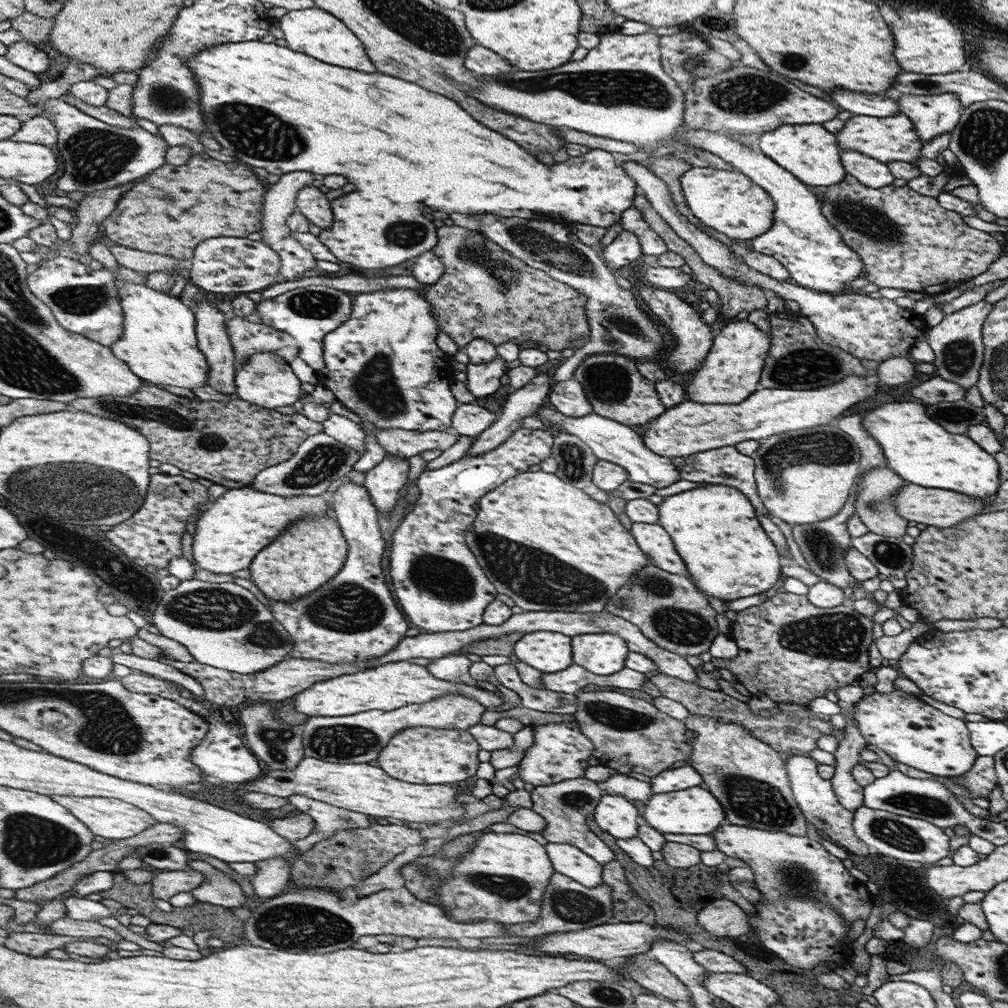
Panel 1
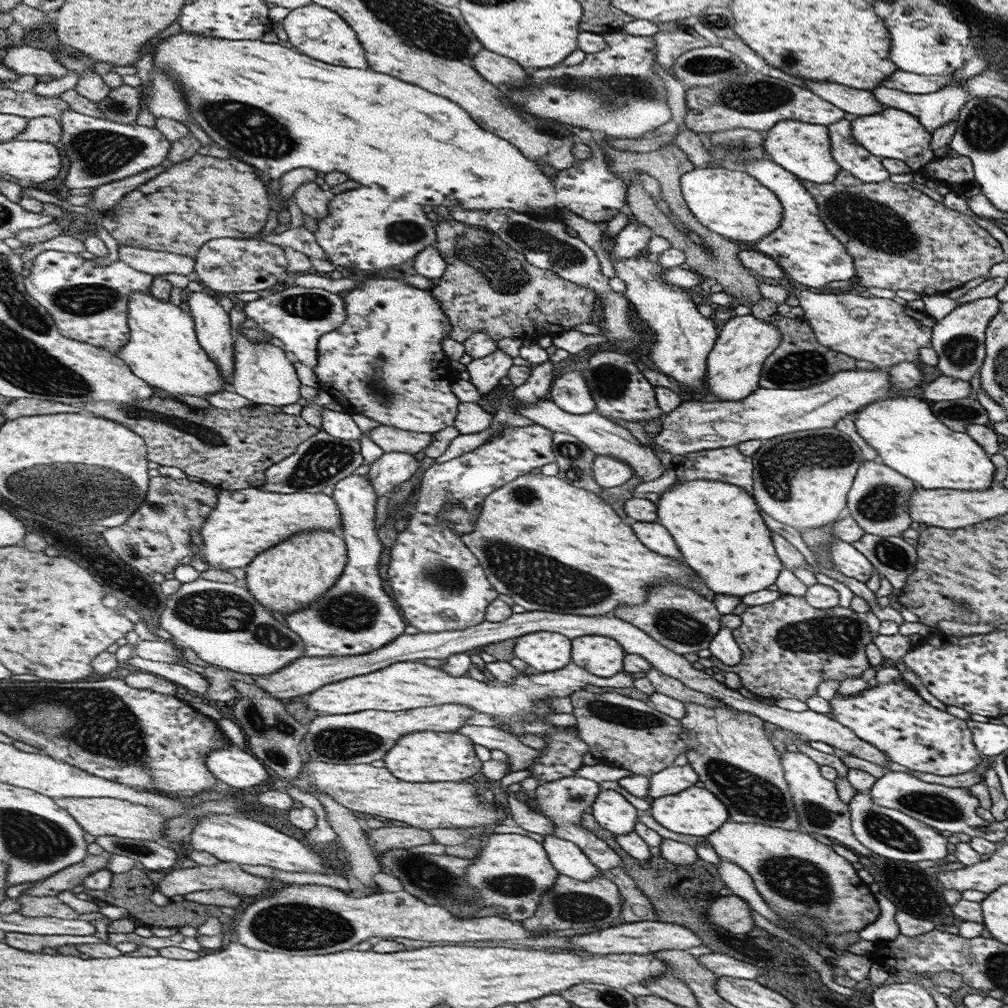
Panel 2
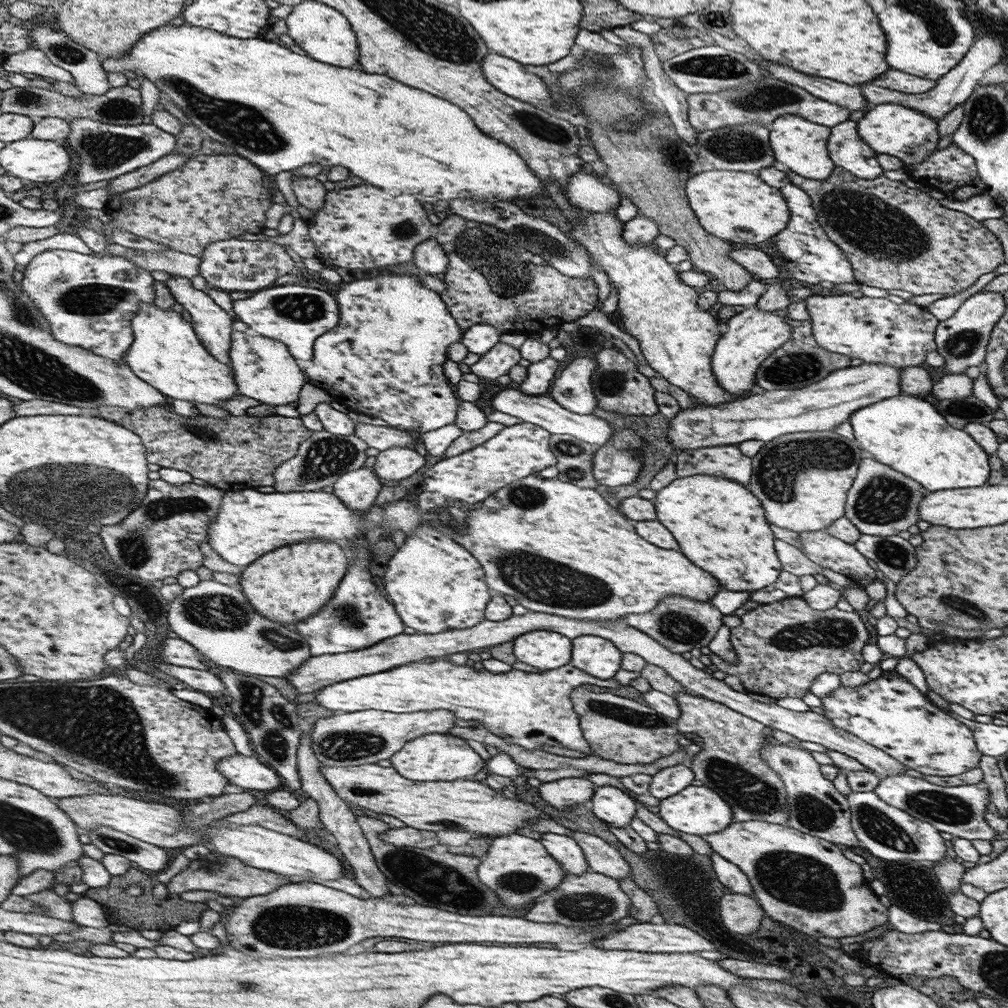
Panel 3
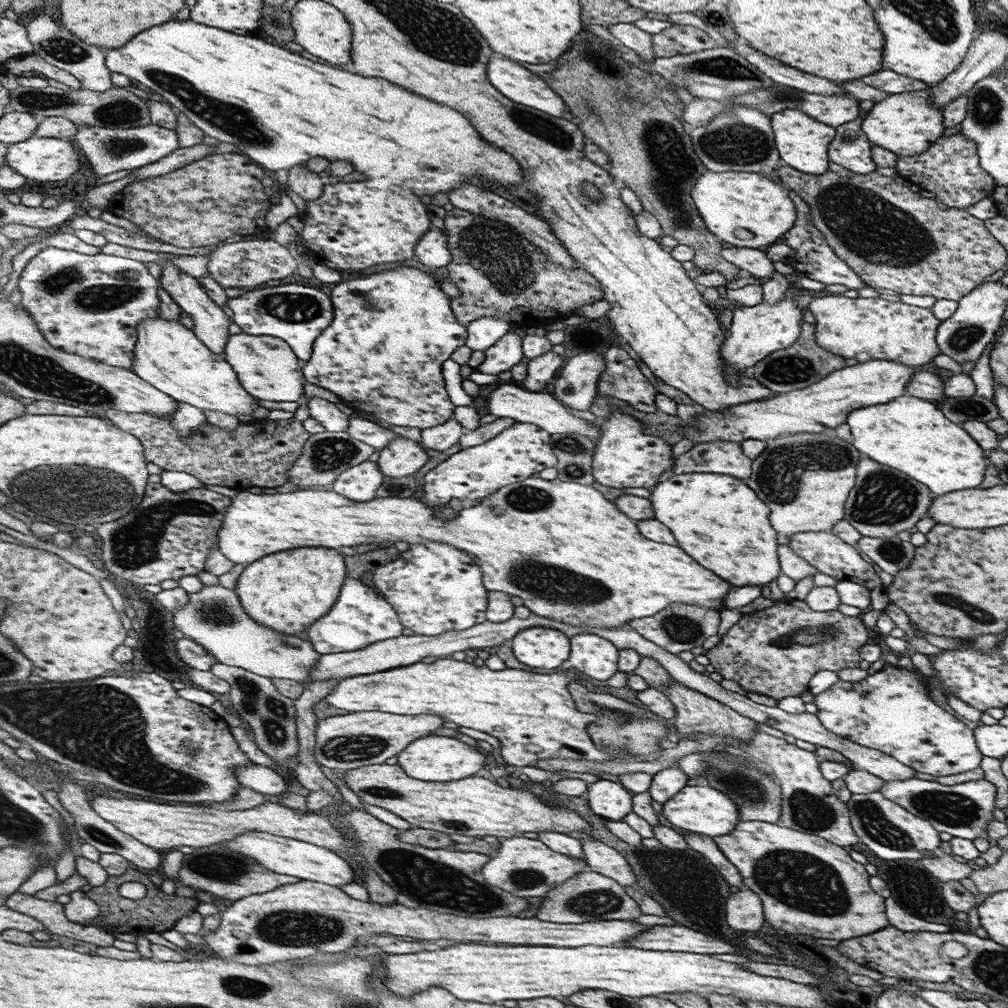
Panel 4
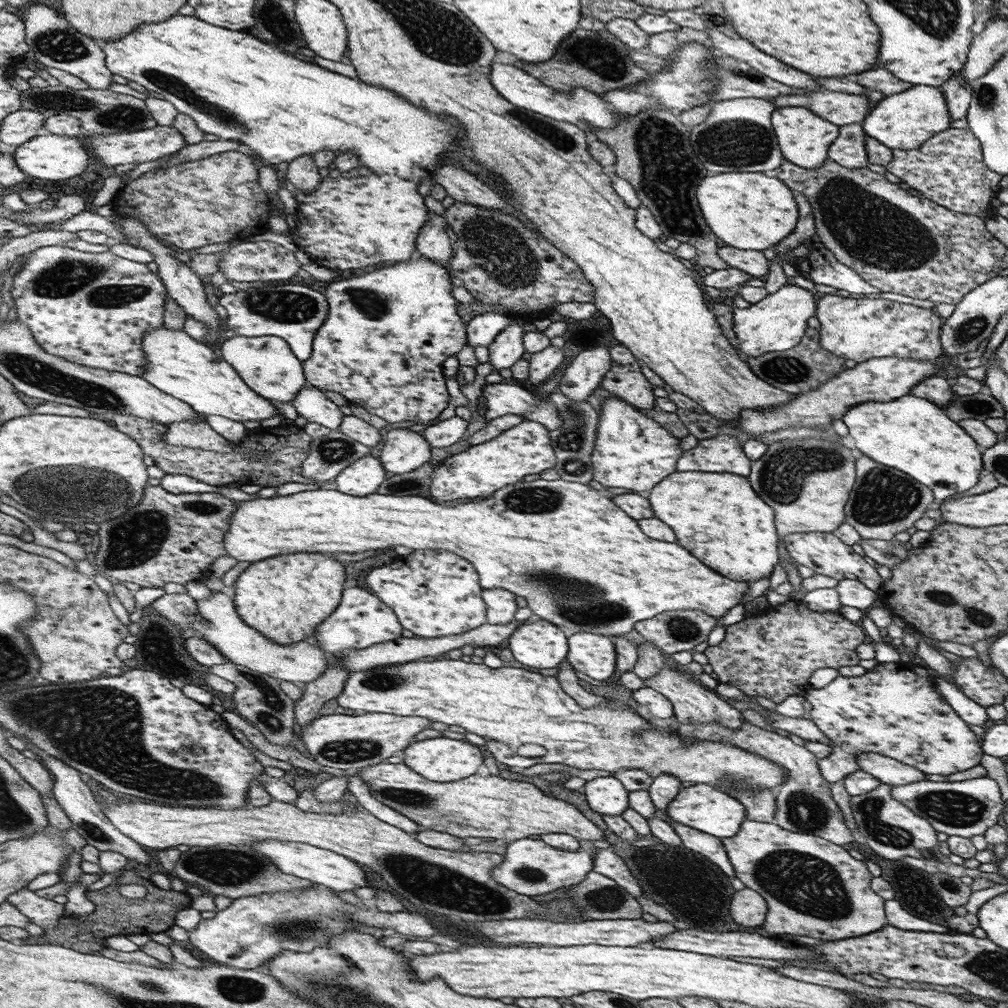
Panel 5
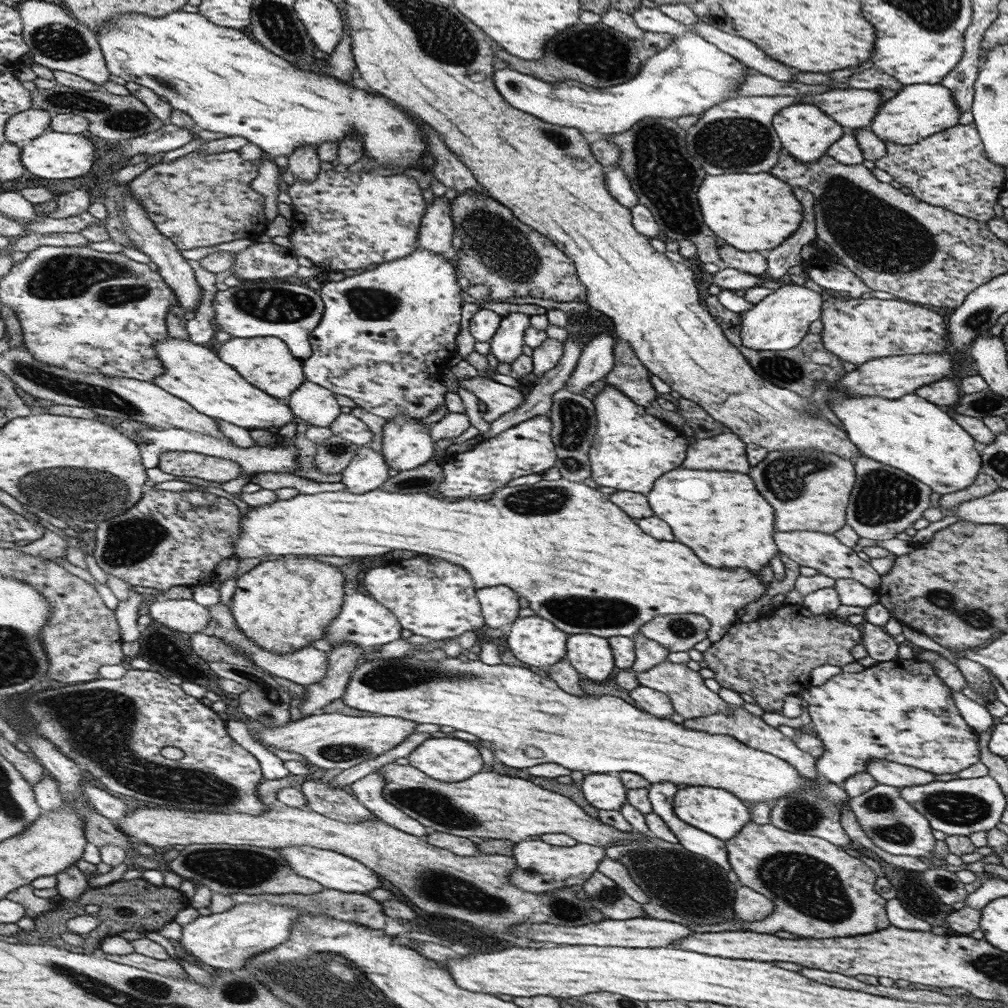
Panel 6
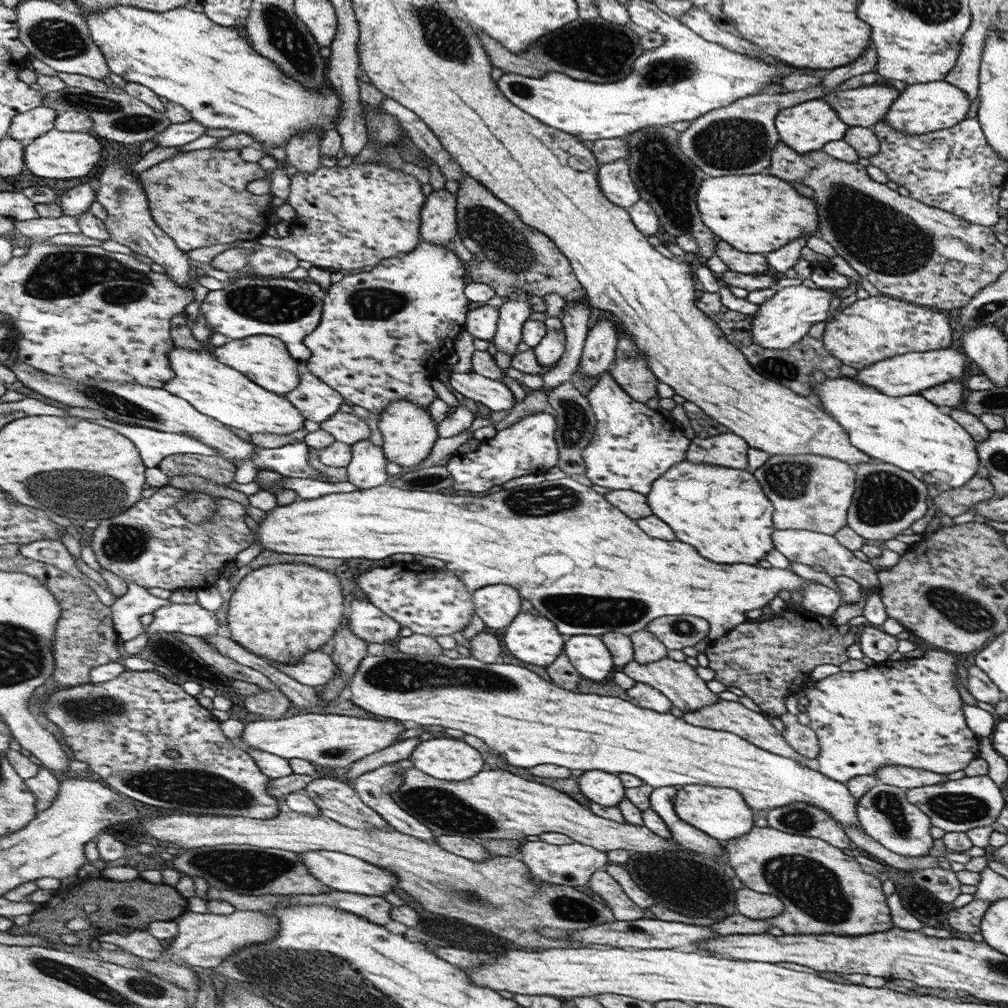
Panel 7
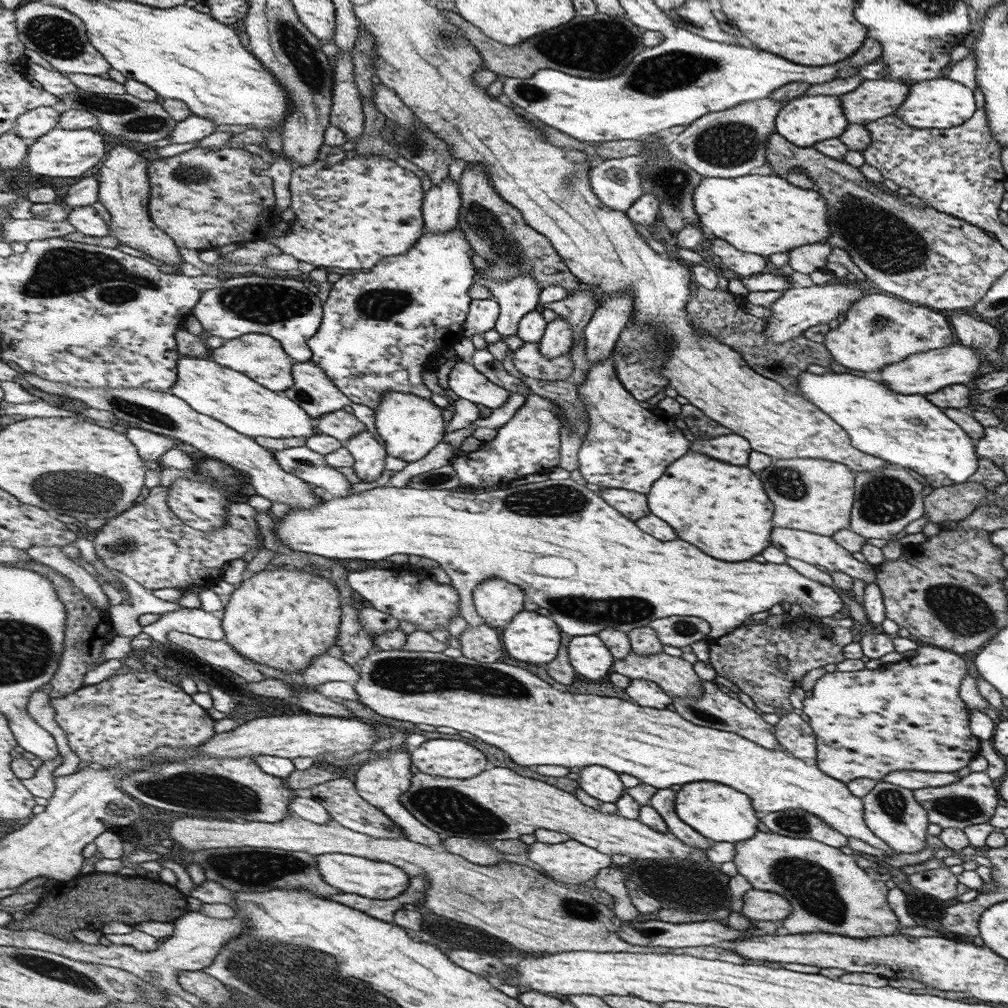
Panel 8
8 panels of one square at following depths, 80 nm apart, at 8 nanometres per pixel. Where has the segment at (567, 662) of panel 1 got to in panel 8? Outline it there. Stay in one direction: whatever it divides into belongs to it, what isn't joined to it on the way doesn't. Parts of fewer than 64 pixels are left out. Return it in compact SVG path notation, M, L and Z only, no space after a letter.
M523 609L502 632L503 648L522 662L546 666L563 646L562 630L550 616Z

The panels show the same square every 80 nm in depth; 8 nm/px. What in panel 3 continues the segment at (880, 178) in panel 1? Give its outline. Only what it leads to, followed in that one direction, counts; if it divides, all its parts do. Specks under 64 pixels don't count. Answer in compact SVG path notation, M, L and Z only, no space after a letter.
M851 119L831 127L827 147L835 166L848 170L853 176L873 179L885 172L878 163L877 152L862 140L857 122Z

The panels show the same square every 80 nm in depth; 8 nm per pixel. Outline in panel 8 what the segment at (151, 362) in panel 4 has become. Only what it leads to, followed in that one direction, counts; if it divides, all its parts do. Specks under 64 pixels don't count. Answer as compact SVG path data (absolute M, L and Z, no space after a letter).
M180 355L178 380L171 388L171 394L182 398L196 412L215 417L252 439L304 437L307 440L315 436L315 420L302 406L284 394L272 392L236 369L220 365L212 358Z

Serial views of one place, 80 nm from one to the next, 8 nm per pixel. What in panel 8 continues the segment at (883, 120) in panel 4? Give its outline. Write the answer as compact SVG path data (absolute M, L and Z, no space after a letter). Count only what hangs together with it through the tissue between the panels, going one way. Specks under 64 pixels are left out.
M942 78L914 83L907 99L896 109L895 115L918 128L952 128L966 123L976 111L974 91L960 81Z

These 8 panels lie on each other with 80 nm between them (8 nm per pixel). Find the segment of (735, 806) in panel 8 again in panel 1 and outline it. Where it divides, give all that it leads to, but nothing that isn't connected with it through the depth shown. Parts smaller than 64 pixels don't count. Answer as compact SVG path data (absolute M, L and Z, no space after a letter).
M702 787L685 788L676 792L653 794L646 806L640 810L641 823L648 824L661 833L668 834L711 834L718 830L726 817L726 809L720 800Z

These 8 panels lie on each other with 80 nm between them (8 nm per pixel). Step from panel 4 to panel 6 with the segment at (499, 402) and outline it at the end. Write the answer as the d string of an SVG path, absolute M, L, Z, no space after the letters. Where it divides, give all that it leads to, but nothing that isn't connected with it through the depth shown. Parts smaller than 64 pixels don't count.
M481 374L474 378L468 378L468 380L459 381L460 387L466 388L468 392L474 394L480 402L486 405L488 412L482 416L490 424L506 412L516 410L526 398L521 390L518 391L518 388L494 382L491 377L482 377Z

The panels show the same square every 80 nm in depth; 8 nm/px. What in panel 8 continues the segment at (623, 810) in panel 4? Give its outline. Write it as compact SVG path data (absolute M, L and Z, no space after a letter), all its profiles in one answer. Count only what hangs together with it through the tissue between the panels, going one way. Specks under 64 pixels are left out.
M600 765L581 768L578 781L584 792L604 802L615 803L626 792L619 773Z

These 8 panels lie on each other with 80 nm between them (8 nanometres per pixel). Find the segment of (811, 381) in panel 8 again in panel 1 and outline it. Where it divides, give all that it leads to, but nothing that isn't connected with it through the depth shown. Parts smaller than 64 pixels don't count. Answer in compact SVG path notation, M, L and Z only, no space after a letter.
M921 402L882 404L863 416L863 424L868 435L880 442L887 466L905 481L926 488L961 492L980 500L996 497L1003 482L999 477L999 461L967 435L947 432L928 416Z

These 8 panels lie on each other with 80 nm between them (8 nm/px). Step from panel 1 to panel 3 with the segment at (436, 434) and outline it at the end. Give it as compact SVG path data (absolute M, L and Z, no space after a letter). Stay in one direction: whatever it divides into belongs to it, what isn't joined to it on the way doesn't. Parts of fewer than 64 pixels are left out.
M362 422L356 423L354 435L362 439L368 447L379 451L396 448L396 446L416 450L415 445L419 440L422 440L421 436L413 438L409 436L408 432L404 432L404 430L398 430L390 426L372 426L372 424Z

